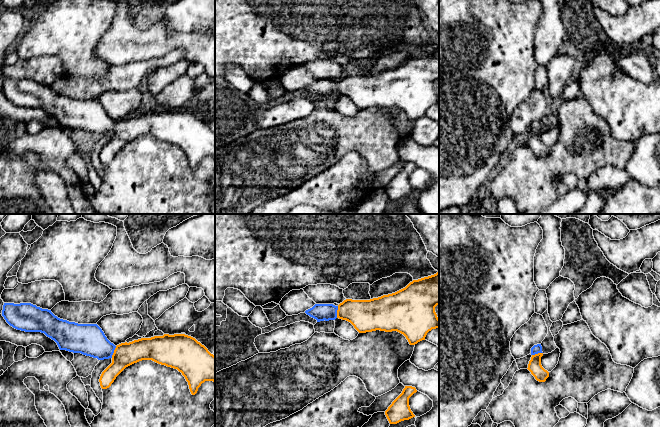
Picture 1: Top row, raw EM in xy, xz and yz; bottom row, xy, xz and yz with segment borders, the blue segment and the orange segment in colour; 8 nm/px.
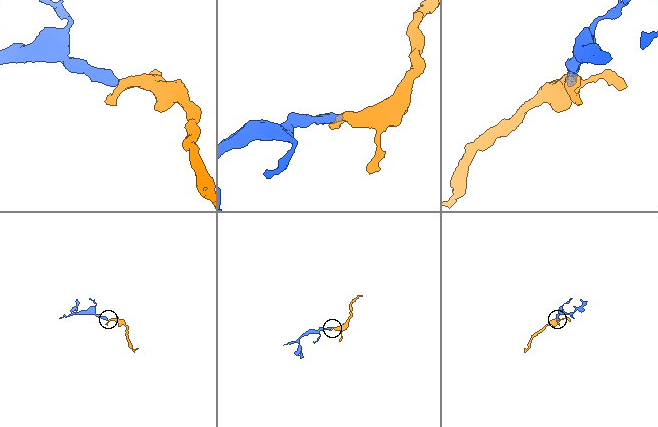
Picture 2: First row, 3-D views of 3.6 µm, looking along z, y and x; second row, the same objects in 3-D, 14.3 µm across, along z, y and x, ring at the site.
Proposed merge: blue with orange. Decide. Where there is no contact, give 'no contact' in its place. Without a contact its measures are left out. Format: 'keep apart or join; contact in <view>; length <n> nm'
join; contact in xy; length 100 nm

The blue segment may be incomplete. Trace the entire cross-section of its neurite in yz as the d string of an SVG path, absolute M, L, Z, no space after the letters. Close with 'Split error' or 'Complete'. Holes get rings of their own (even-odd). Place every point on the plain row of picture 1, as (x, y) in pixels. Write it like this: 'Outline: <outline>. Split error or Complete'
Outline: M541 120L534 121L531 124L531 136L528 140L528 146L539 158L545 158L549 153L549 148L541 141L541 133L543 132Z. Split error

